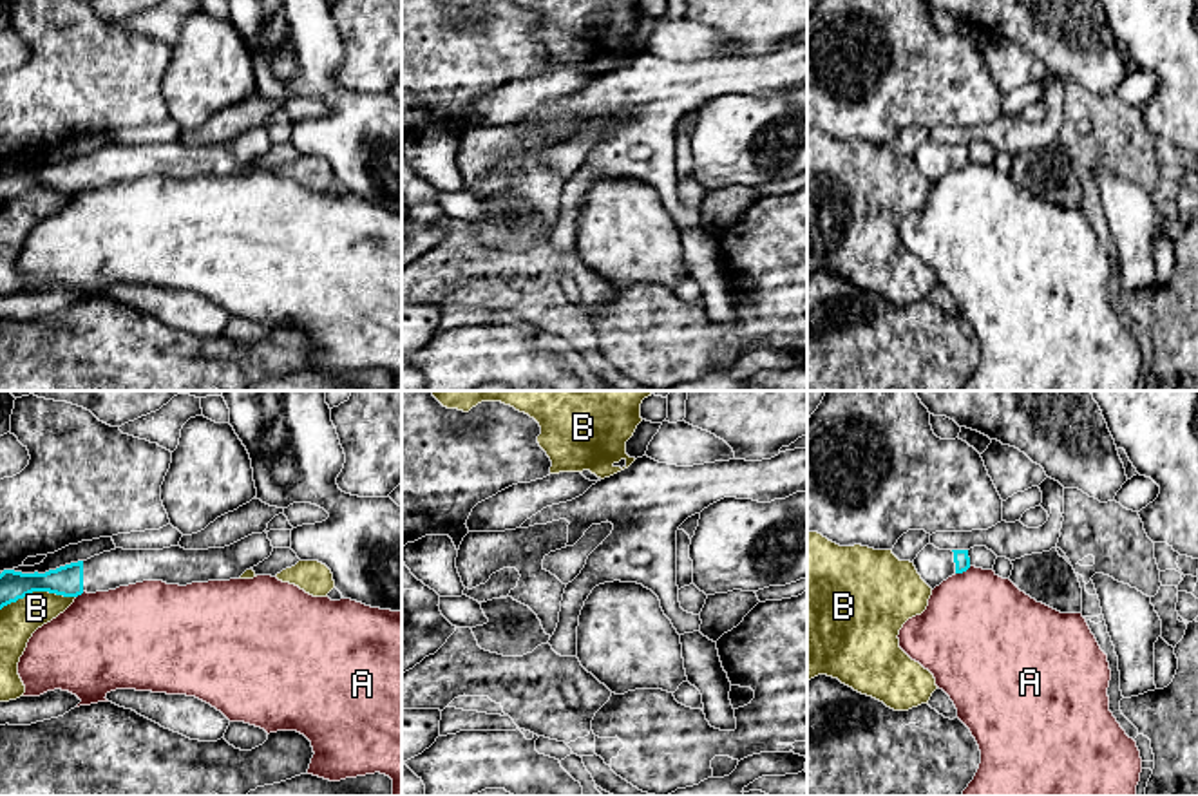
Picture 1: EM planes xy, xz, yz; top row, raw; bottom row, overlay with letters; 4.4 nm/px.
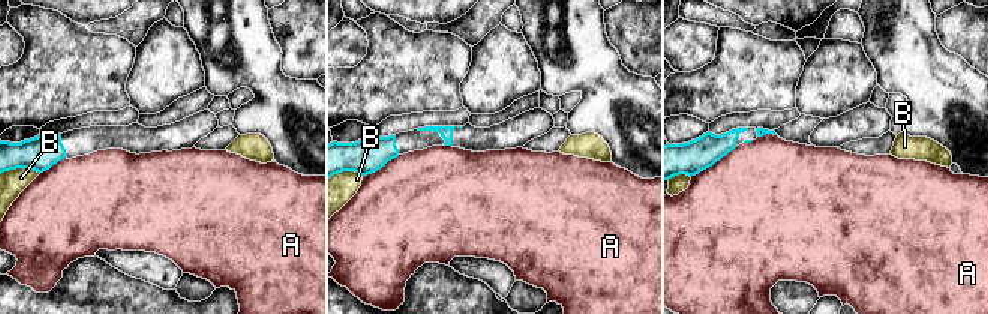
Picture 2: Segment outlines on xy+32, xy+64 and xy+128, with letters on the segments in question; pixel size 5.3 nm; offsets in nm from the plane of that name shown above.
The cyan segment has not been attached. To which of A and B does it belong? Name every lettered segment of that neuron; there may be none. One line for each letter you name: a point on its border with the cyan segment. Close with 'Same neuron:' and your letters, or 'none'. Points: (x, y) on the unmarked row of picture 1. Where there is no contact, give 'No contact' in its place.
Same neuron: none

